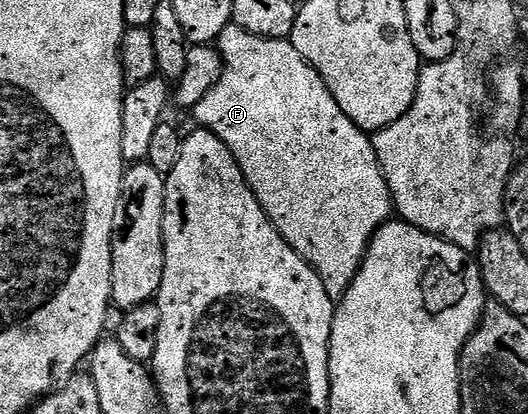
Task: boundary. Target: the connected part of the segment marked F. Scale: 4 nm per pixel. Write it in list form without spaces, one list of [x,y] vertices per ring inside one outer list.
[[[233,23],[227,25],[222,31],[218,48],[220,58],[224,61],[222,75],[210,91],[210,95],[206,95],[206,99],[202,99],[202,103],[198,103],[191,109],[191,116],[196,116],[195,124],[197,126],[208,129],[214,135],[218,135],[218,139],[222,139],[222,143],[226,143],[226,147],[234,155],[246,183],[254,191],[258,203],[266,211],[274,228],[280,232],[282,239],[286,239],[288,246],[319,275],[322,279],[322,287],[326,287],[326,295],[339,299],[343,297],[354,277],[358,275],[360,264],[364,262],[368,245],[372,242],[376,230],[381,229],[385,221],[389,220],[394,213],[392,196],[388,190],[386,179],[382,175],[378,155],[374,155],[371,136],[363,129],[358,128],[348,118],[346,111],[342,111],[342,107],[338,107],[338,103],[334,99],[334,95],[330,95],[322,75],[318,75],[318,71],[314,71],[314,67],[310,67],[310,63],[306,63],[306,59],[302,59],[302,55],[298,55],[291,40],[275,41],[269,37],[256,37],[253,33],[247,33],[242,27]]]

